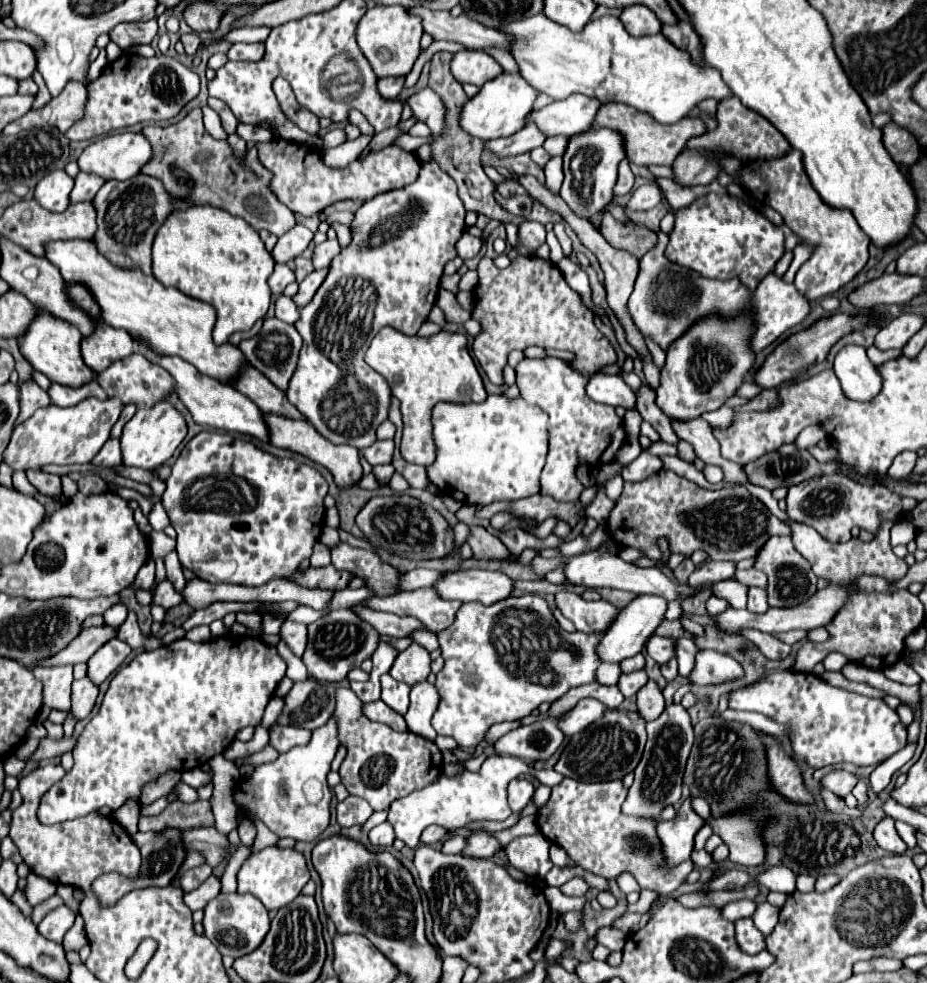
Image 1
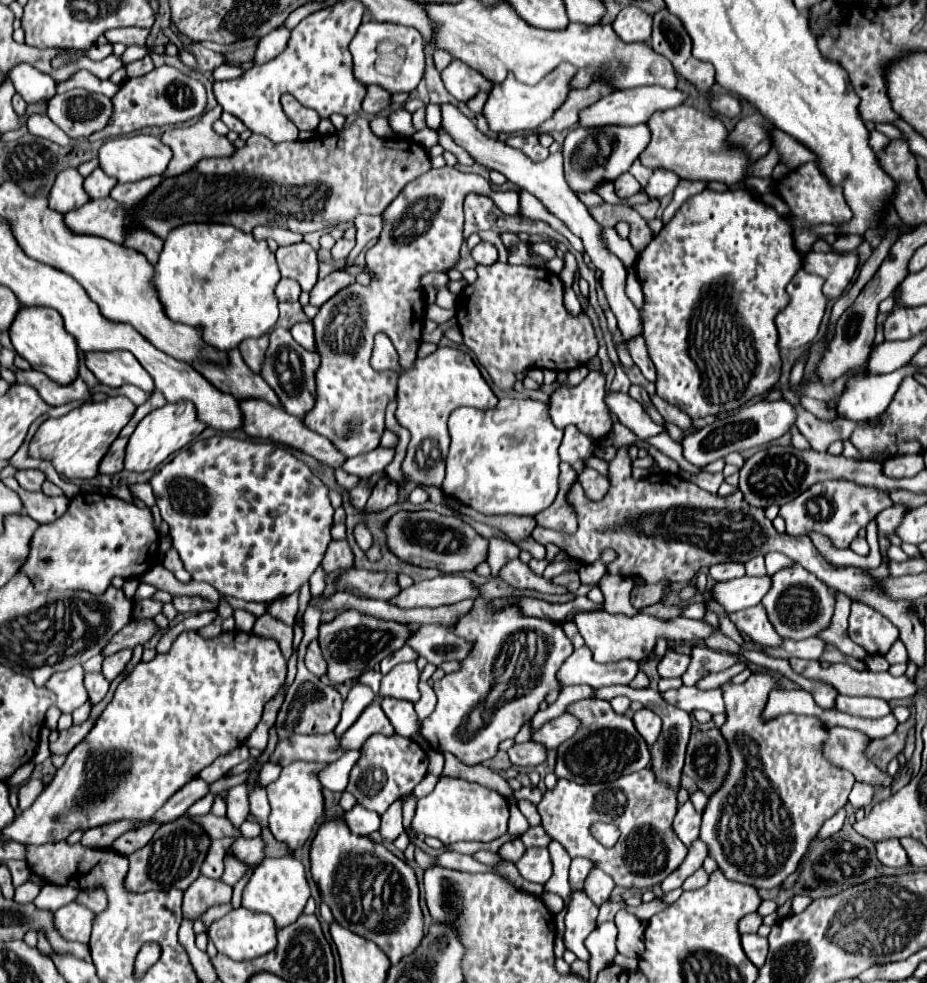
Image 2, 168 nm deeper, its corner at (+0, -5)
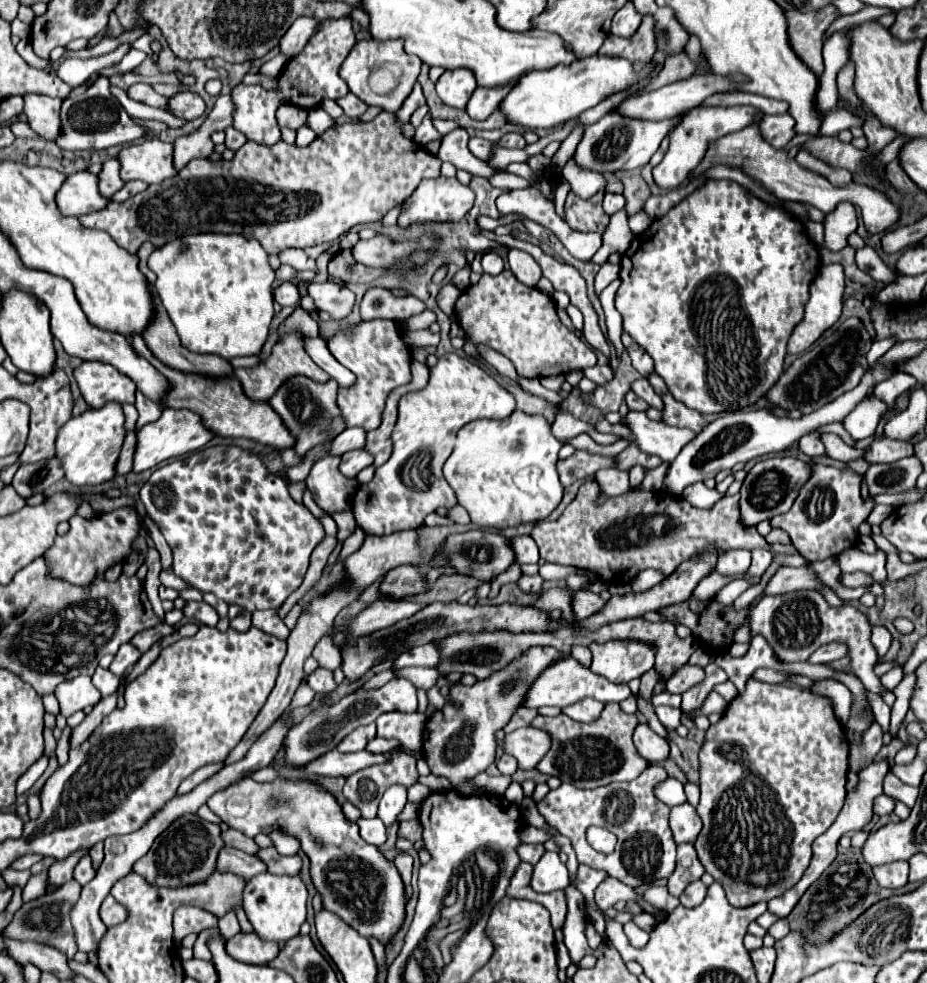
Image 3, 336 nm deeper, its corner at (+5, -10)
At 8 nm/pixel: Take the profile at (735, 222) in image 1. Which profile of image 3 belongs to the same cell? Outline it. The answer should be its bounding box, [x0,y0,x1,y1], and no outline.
[616,180,822,414]

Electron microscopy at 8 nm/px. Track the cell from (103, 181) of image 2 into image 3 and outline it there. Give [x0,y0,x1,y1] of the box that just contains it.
[100,158,124,198]

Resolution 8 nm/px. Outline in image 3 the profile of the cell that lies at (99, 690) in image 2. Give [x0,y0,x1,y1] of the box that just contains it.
[92,668,120,696]

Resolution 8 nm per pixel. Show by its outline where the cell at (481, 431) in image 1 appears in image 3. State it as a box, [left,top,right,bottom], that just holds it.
[444,410,564,530]

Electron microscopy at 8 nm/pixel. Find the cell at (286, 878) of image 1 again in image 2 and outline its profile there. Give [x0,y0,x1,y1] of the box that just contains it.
[243,855,309,929]

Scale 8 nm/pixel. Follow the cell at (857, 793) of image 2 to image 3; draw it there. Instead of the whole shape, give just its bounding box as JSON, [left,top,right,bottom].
[874,794,896,816]

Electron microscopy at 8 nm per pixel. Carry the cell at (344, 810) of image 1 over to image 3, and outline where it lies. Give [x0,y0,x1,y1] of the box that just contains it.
[356,818,386,846]

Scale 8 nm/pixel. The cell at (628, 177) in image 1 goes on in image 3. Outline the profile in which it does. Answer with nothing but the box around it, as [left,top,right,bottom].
[604,194,624,216]

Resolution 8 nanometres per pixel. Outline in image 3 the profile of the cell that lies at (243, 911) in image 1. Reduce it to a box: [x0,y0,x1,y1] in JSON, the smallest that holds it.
[226,932,280,966]

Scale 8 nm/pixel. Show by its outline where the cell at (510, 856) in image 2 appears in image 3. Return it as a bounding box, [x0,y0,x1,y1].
[518,844,546,864]

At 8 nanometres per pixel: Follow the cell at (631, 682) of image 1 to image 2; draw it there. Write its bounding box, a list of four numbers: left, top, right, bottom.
[595,685,691,791]

